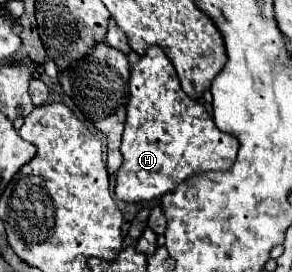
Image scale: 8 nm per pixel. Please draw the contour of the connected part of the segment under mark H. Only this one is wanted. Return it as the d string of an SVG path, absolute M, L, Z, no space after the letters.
M151 47L133 67L129 79L129 103L127 103L127 121L125 133L121 141L123 165L117 171L115 195L121 201L139 203L159 199L169 191L175 191L181 183L185 183L193 175L201 175L205 171L229 171L237 157L237 139L217 129L211 115L205 111L201 103L183 93L183 87L177 79L175 67L161 47Z

